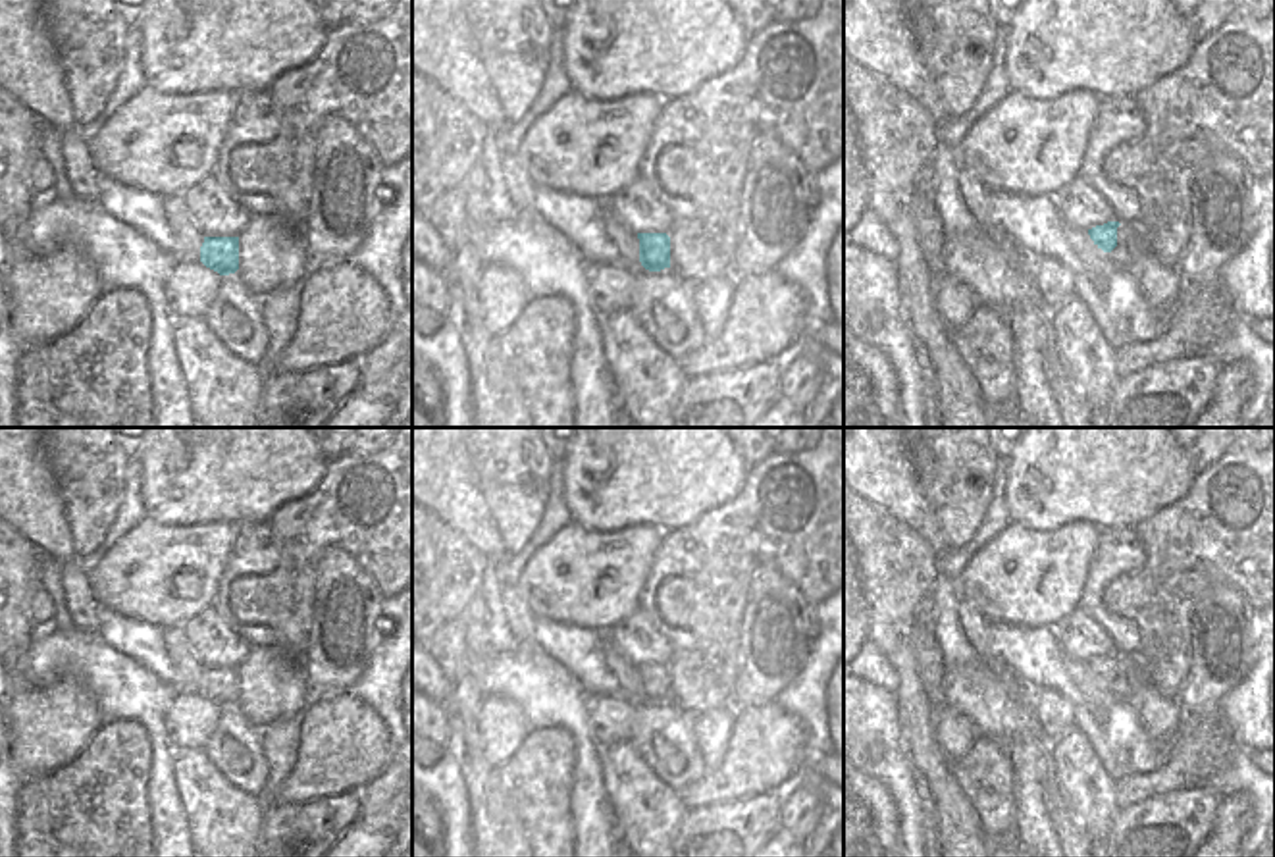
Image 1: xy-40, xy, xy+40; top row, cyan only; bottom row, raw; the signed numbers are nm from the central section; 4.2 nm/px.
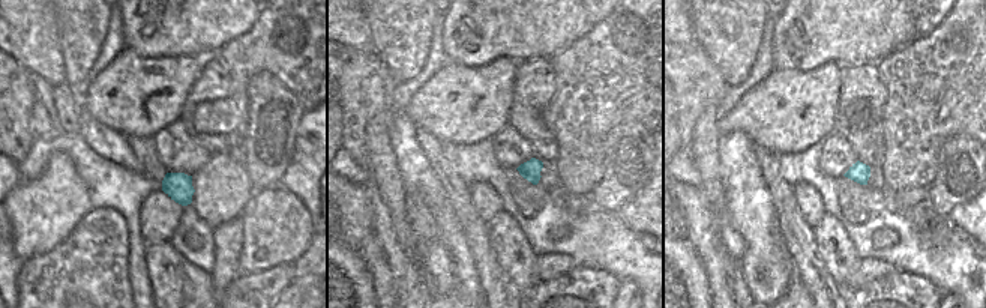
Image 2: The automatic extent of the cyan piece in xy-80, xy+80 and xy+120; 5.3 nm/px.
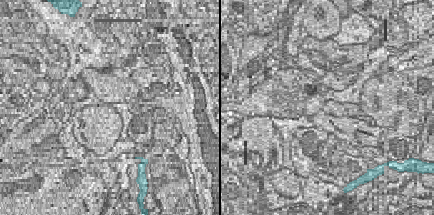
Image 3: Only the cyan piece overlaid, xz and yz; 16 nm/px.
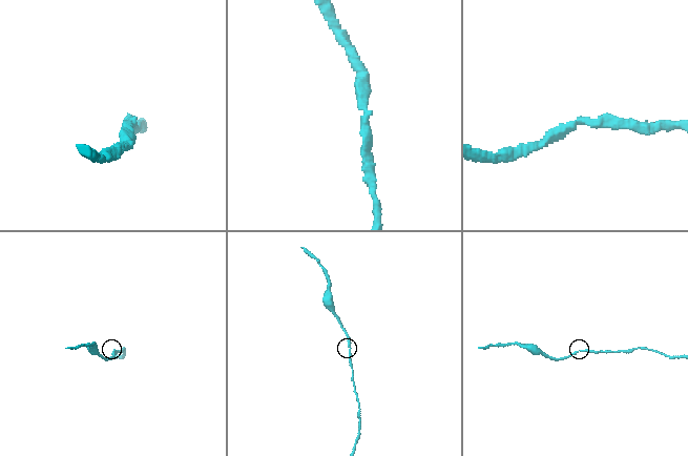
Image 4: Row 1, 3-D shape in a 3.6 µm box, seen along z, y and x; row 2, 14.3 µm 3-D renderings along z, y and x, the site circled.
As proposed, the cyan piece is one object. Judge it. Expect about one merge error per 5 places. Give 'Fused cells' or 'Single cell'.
Single cell.

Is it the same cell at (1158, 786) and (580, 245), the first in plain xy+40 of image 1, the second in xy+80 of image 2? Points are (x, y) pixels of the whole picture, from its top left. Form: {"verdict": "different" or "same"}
{"verdict": "different"}

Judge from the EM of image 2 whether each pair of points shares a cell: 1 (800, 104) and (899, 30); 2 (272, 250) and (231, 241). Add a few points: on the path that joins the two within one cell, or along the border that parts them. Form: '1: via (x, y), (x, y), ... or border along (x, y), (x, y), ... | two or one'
1: border along (842, 66), (827, 62), (808, 71) | two
2: border along (239, 218), (242, 226), (240, 274) | two

